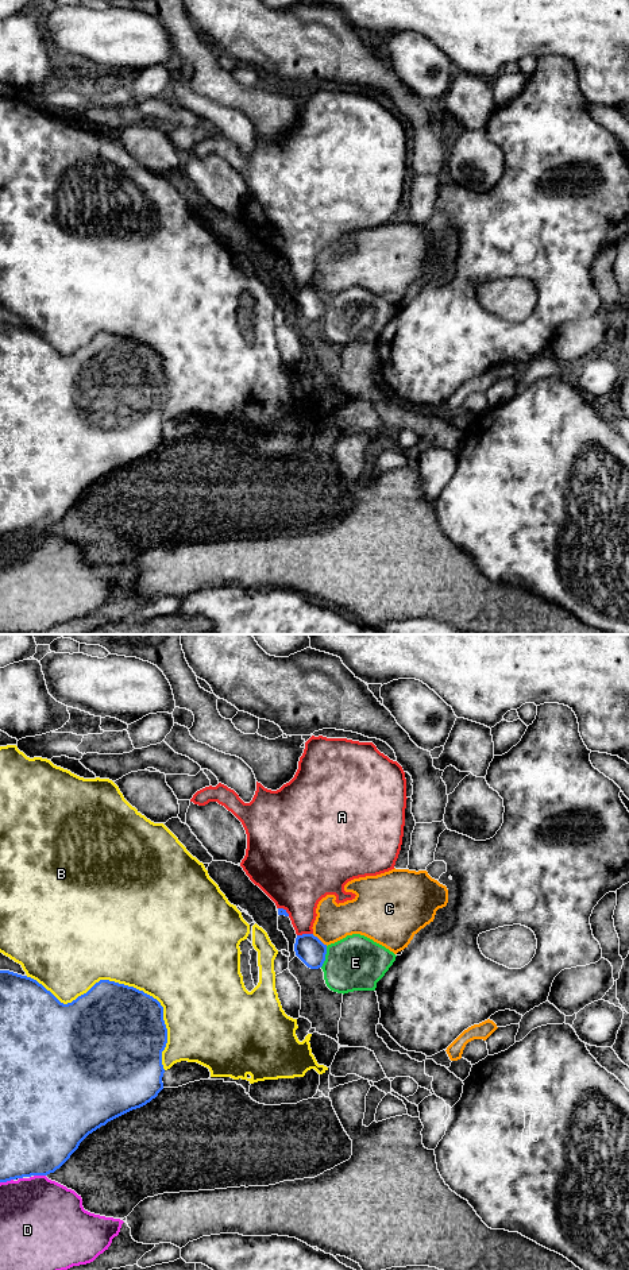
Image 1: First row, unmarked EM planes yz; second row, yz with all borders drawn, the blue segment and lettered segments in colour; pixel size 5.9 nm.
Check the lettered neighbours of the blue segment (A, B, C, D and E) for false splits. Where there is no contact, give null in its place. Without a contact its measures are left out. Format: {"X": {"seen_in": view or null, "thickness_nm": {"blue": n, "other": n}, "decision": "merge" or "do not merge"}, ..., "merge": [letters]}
{"A": {"seen_in": "yz", "thickness_nm": {"blue": 170, "other": 260}, "decision": "do not merge"}, "B": {"seen_in": "yz", "thickness_nm": {"blue": 500, "other": 500}, "decision": "do not merge"}, "C": {"seen_in": "yz", "thickness_nm": {"blue": 170, "other": 220}, "decision": "do not merge"}, "D": {"seen_in": "yz", "thickness_nm": {"blue": 460, "other": 460}, "decision": "do not merge"}, "E": {"seen_in": "yz", "thickness_nm": {"blue": 170, "other": 320}, "decision": "merge"}, "merge": ["E"]}

